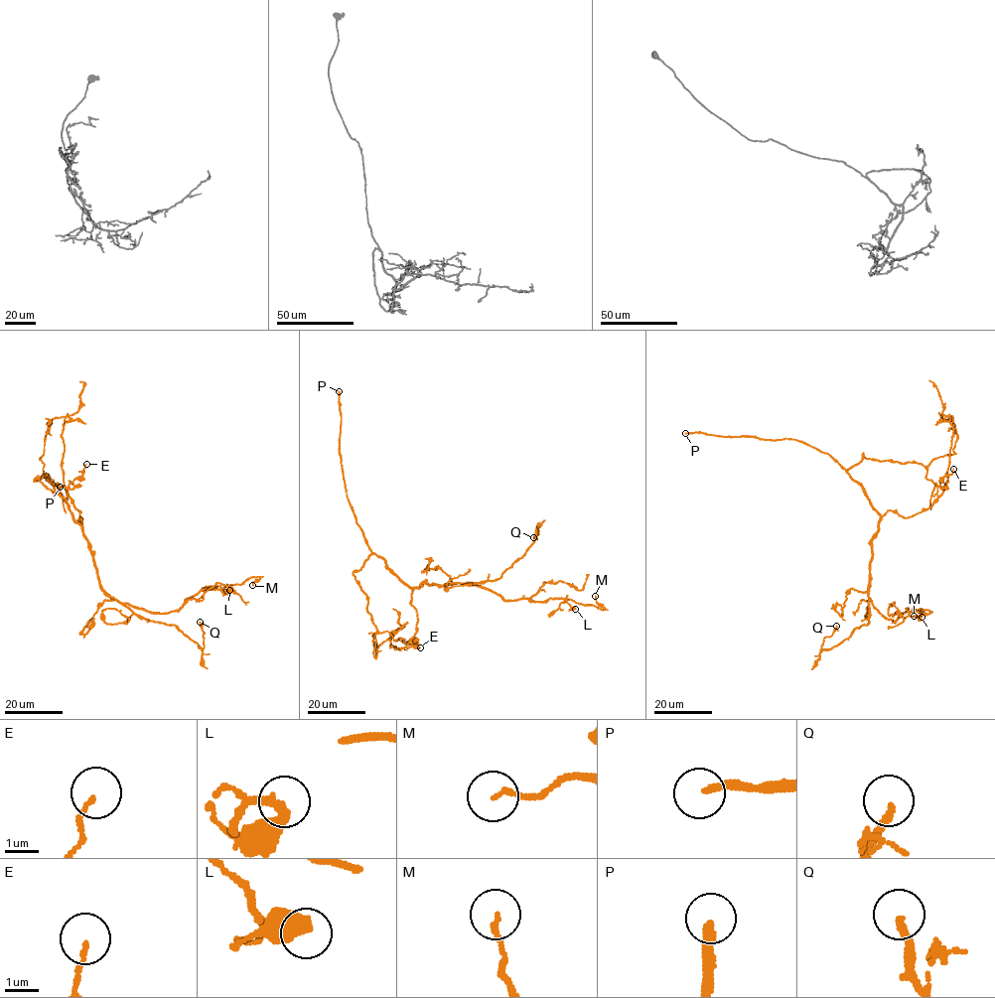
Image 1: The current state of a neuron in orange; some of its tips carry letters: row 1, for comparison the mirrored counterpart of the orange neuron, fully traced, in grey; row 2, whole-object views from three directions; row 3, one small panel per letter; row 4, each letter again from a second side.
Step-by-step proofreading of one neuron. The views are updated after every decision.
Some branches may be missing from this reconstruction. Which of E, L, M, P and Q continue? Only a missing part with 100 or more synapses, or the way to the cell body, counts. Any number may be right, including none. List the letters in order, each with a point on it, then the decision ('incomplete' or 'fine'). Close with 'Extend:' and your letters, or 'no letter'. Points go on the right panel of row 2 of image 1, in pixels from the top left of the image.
E: (953, 469) | fine
L: (922, 617) | fine
M: (914, 616) | fine
P: (685, 433) | incomplete
Q: (836, 626) | fine
Extend: P

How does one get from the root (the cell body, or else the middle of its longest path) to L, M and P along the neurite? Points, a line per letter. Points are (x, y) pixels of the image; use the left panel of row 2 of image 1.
L: (88, 547), (99, 585), (120, 602), (153, 613), (179, 611), (188, 598), (206, 589), (229, 590)
M: (88, 547), (99, 585), (120, 602), (156, 614), (179, 611), (201, 591), (242, 584), (259, 576), (252, 585)
P: (88, 547), (67, 500), (56, 492), (54, 481), (46, 474), (51, 484), (60, 487)

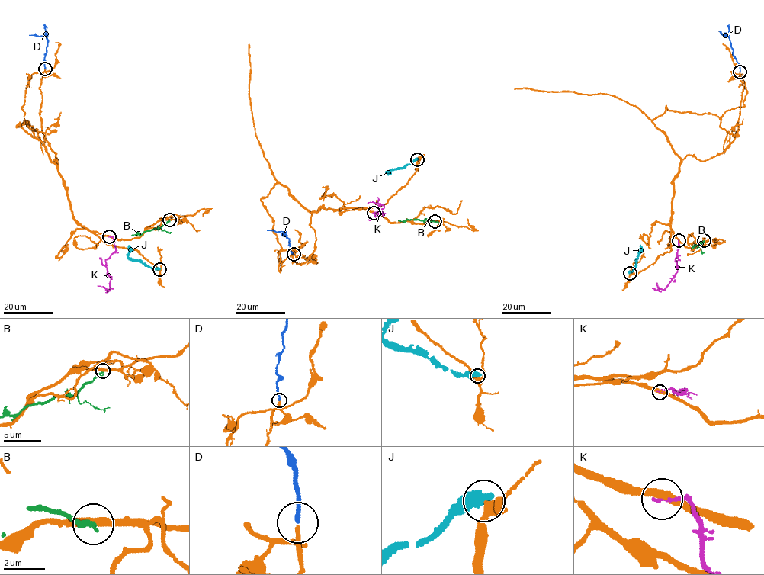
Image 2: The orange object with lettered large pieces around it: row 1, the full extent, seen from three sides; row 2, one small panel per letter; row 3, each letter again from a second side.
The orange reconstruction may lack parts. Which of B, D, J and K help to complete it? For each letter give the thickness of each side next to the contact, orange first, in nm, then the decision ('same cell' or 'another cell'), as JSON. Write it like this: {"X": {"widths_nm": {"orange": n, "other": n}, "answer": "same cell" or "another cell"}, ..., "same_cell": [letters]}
{"B": {"widths_nm": {"orange": 320, "other": 180}, "answer": "another cell"}, "D": {"widths_nm": {"orange": 240, "other": 190}, "answer": "same cell"}, "J": {"widths_nm": {"orange": 260, "other": 650}, "answer": "another cell"}, "K": {"widths_nm": {"orange": 320, "other": 140}, "answer": "another cell"}, "same_cell": ["D"]}

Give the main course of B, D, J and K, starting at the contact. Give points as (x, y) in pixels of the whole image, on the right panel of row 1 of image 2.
B: (704, 240), (699, 245), (691, 245)
D: (739, 72), (739, 64), (732, 53), (727, 36), (718, 30)
J: (629, 272), (636, 265), (640, 245)
K: (678, 240), (679, 248), (675, 261), (677, 271), (664, 290), (658, 289), (656, 282)

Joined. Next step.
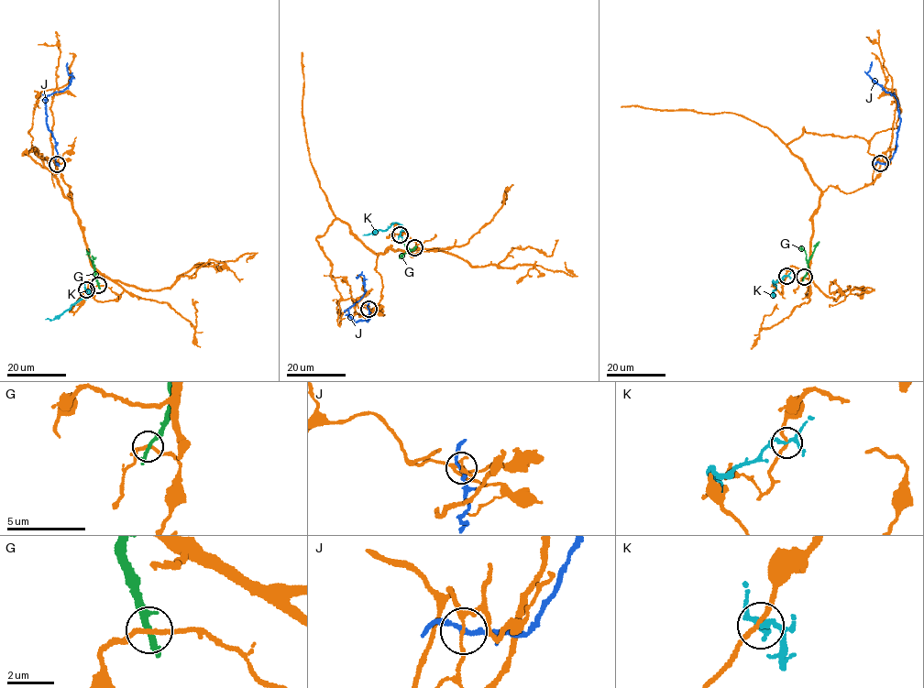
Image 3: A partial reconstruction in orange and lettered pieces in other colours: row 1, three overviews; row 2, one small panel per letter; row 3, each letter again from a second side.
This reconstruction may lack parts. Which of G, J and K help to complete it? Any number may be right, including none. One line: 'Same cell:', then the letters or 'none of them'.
Same cell: none of them

